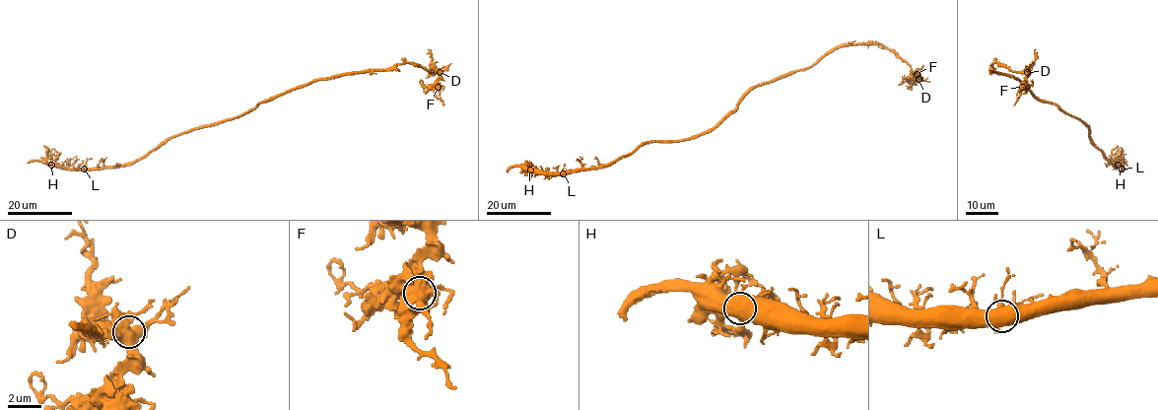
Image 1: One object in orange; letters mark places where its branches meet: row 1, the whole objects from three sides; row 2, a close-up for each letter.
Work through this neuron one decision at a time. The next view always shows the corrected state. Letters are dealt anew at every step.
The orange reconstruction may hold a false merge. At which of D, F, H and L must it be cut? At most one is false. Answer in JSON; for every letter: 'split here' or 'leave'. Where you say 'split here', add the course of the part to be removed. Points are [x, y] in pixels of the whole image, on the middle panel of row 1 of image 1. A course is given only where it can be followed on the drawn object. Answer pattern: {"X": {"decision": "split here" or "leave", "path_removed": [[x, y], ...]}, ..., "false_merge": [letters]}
{"D": {"decision": "leave"}, "F": {"decision": "leave"}, "H": {"decision": "leave"}, "L": {"decision": "leave"}, "false_merge": []}

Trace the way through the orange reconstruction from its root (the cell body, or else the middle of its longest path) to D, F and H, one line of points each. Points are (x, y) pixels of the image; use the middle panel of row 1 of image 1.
D: (735, 108), (754, 88), (808, 69), (844, 46), (884, 44), (905, 61), (919, 79)
F: (735, 108), (754, 88), (808, 69), (844, 46), (884, 44), (900, 56), (917, 74)
H: (735, 108), (714, 126), (698, 135), (677, 140), (647, 142), (610, 164), (564, 172), (530, 170)

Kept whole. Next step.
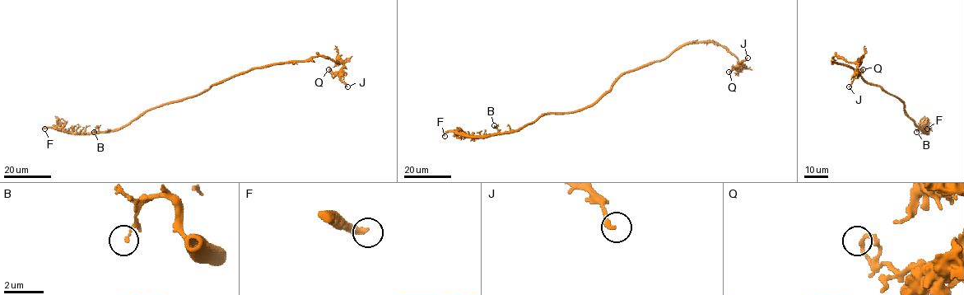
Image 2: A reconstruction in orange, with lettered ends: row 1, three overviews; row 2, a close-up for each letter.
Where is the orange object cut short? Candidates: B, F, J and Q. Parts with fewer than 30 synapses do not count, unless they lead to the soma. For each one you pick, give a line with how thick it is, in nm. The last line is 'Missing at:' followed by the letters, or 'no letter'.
F: 360 nm
Missing at: F

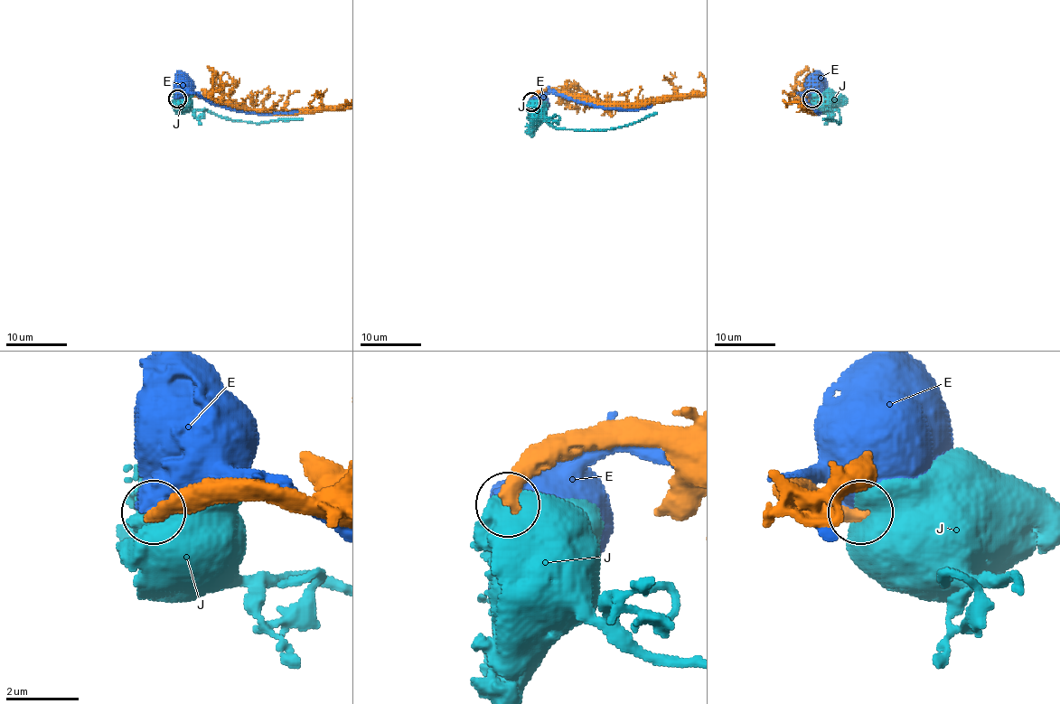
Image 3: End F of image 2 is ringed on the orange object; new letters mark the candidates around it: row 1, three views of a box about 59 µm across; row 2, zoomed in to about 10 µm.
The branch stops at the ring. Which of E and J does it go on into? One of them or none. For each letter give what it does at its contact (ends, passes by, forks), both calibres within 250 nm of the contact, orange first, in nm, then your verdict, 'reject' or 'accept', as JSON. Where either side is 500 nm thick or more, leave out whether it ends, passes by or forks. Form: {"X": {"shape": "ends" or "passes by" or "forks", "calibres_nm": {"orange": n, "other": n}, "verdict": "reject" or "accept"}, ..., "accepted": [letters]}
{"E": {"calibres_nm": {"orange": 500, "other": 600}, "verdict": "reject"}, "J": {"calibres_nm": {"orange": 400, "other": 900}, "verdict": "reject"}, "accepted": []}

